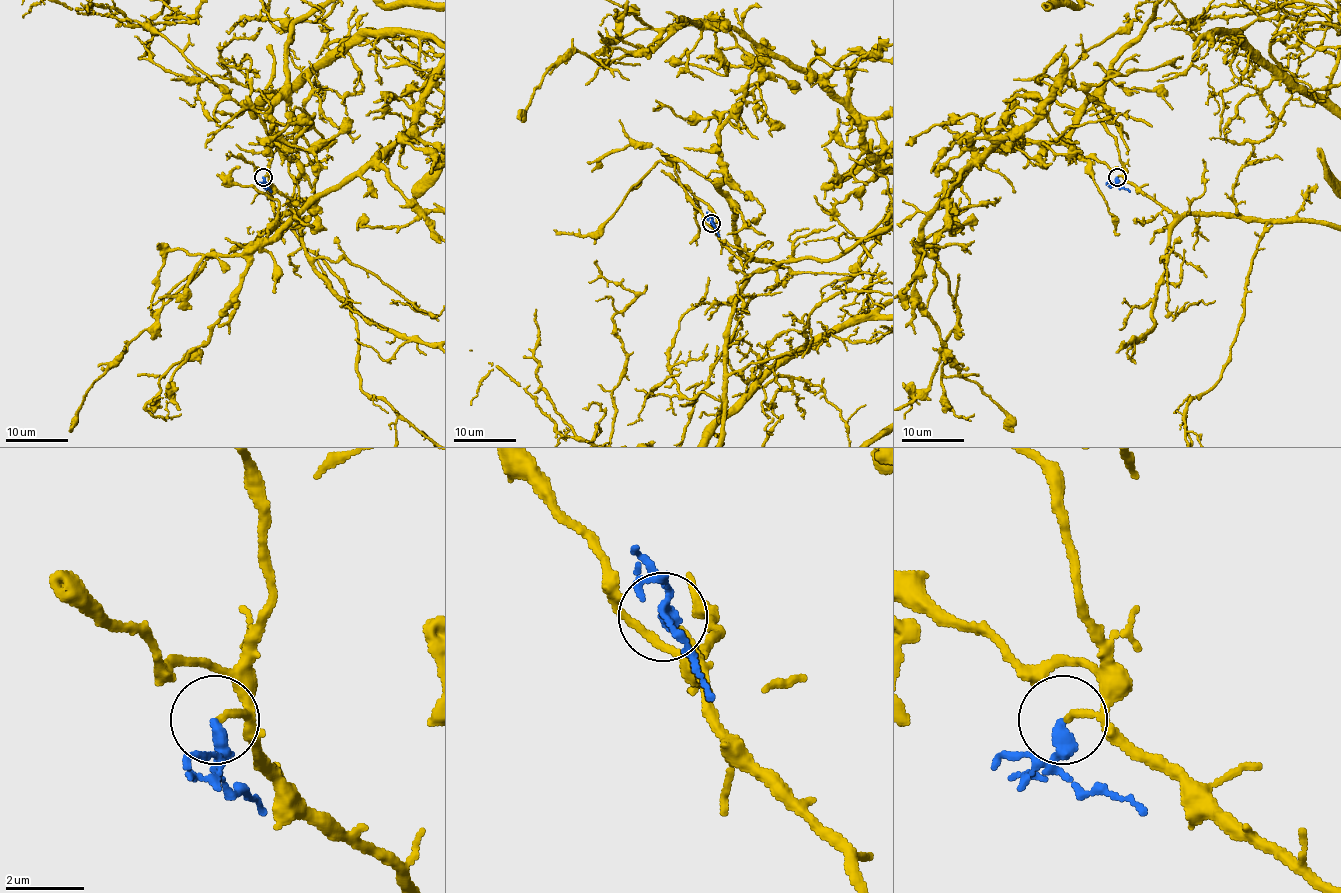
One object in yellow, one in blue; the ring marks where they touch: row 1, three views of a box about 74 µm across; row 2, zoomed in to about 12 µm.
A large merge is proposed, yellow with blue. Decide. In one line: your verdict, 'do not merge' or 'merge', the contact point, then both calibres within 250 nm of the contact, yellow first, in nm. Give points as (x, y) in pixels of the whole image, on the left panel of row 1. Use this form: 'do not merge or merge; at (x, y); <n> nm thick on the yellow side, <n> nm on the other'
merge; at (263, 177); 160 nm thick on the yellow side, 360 nm on the other

